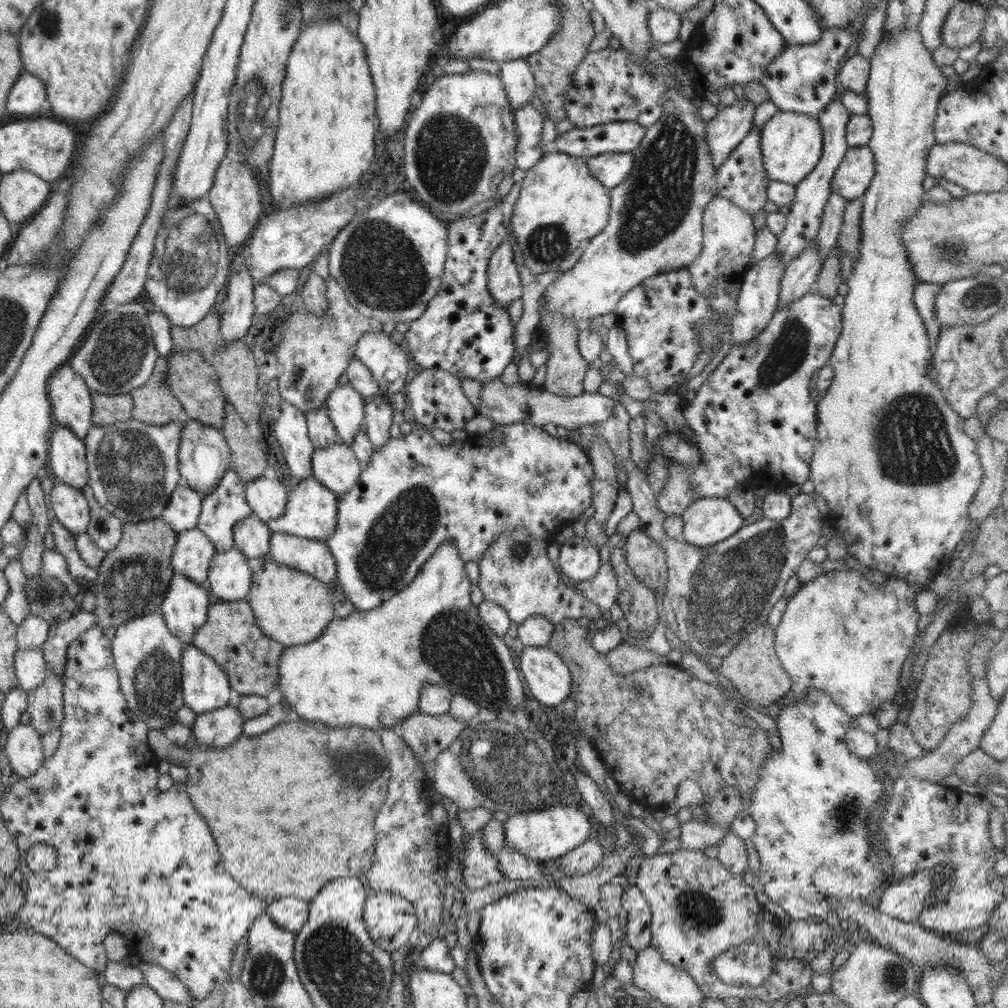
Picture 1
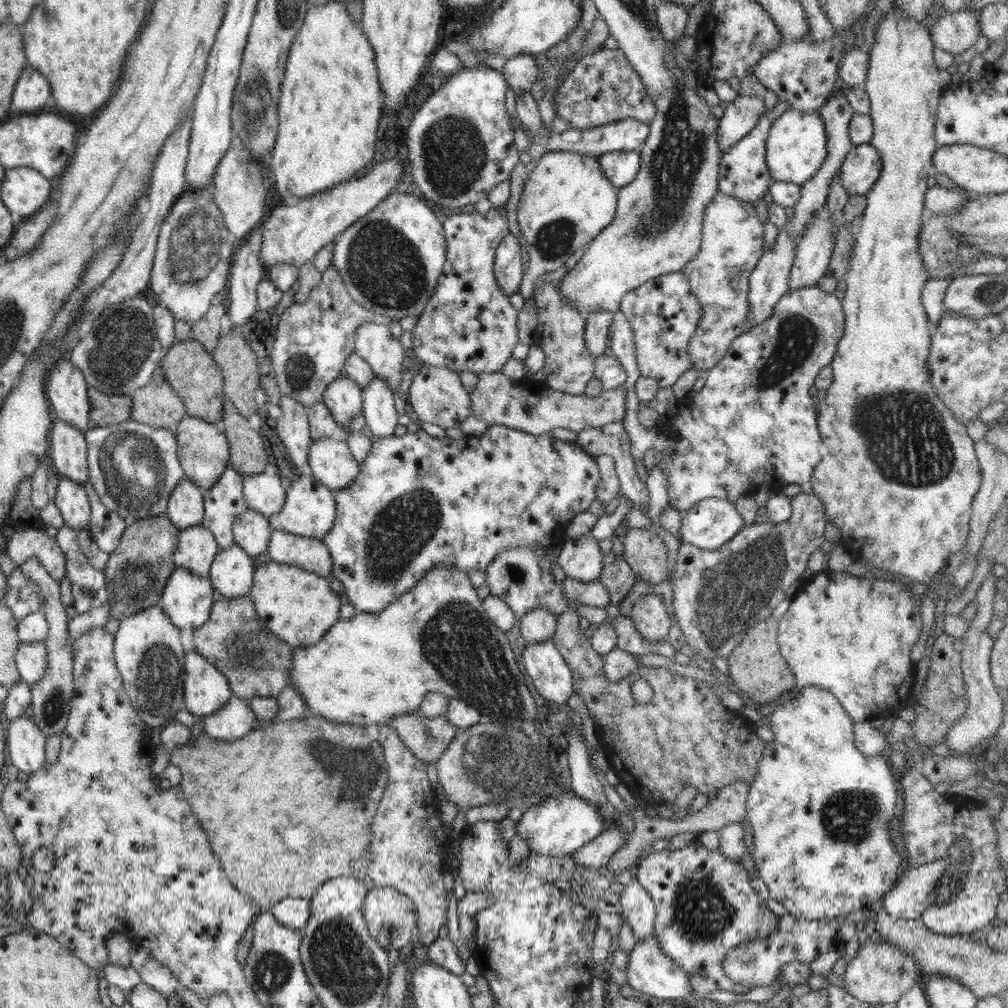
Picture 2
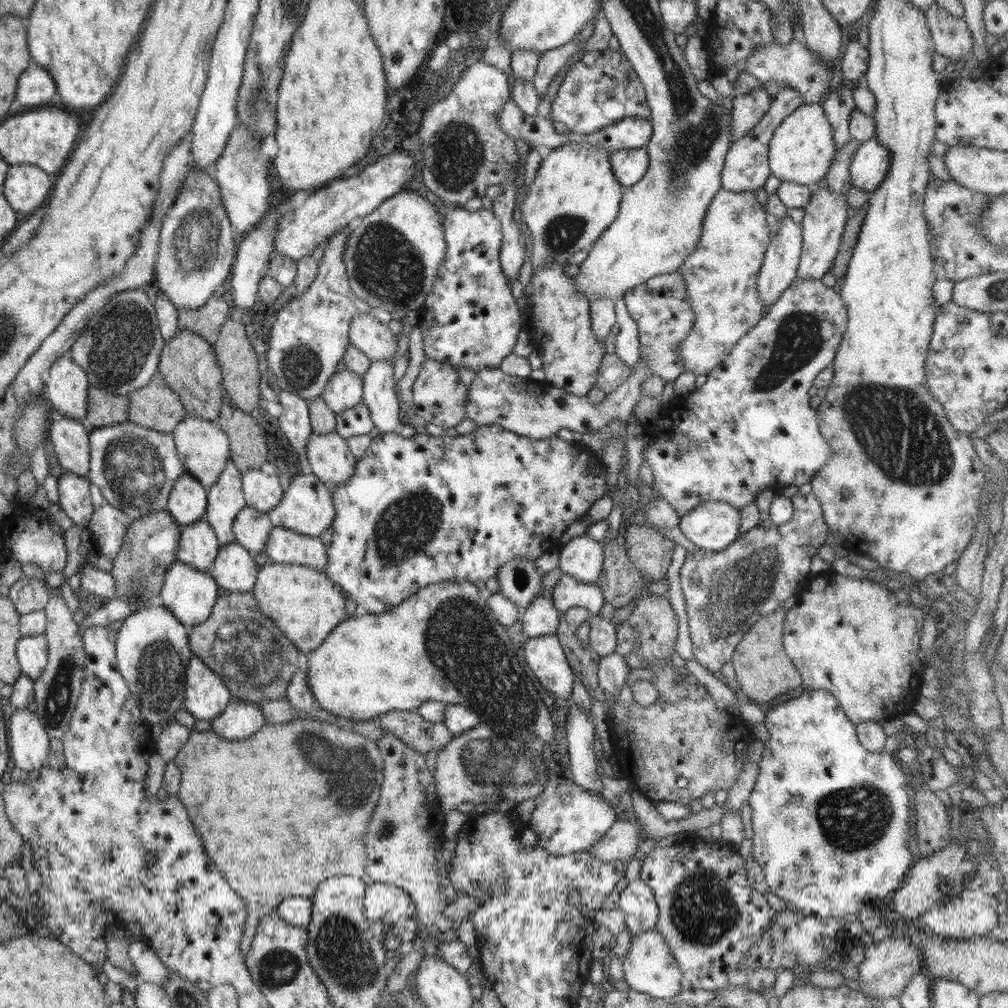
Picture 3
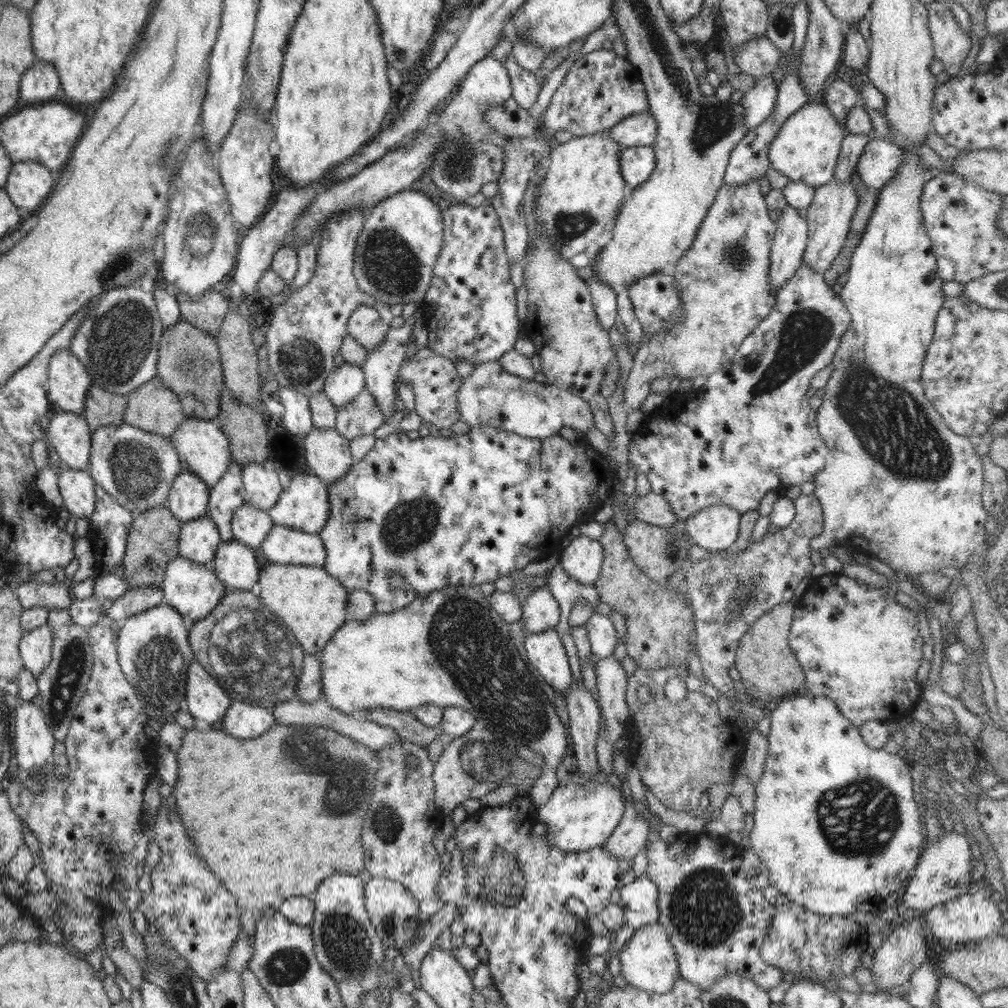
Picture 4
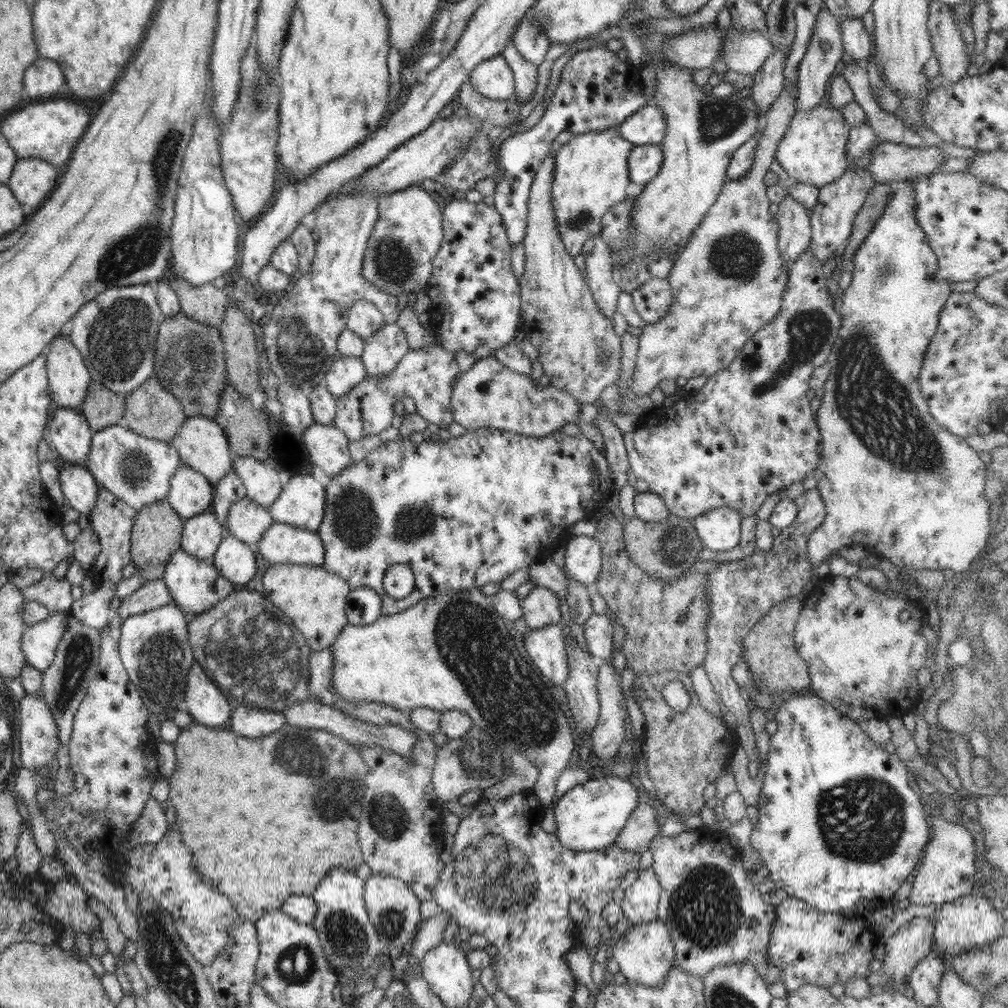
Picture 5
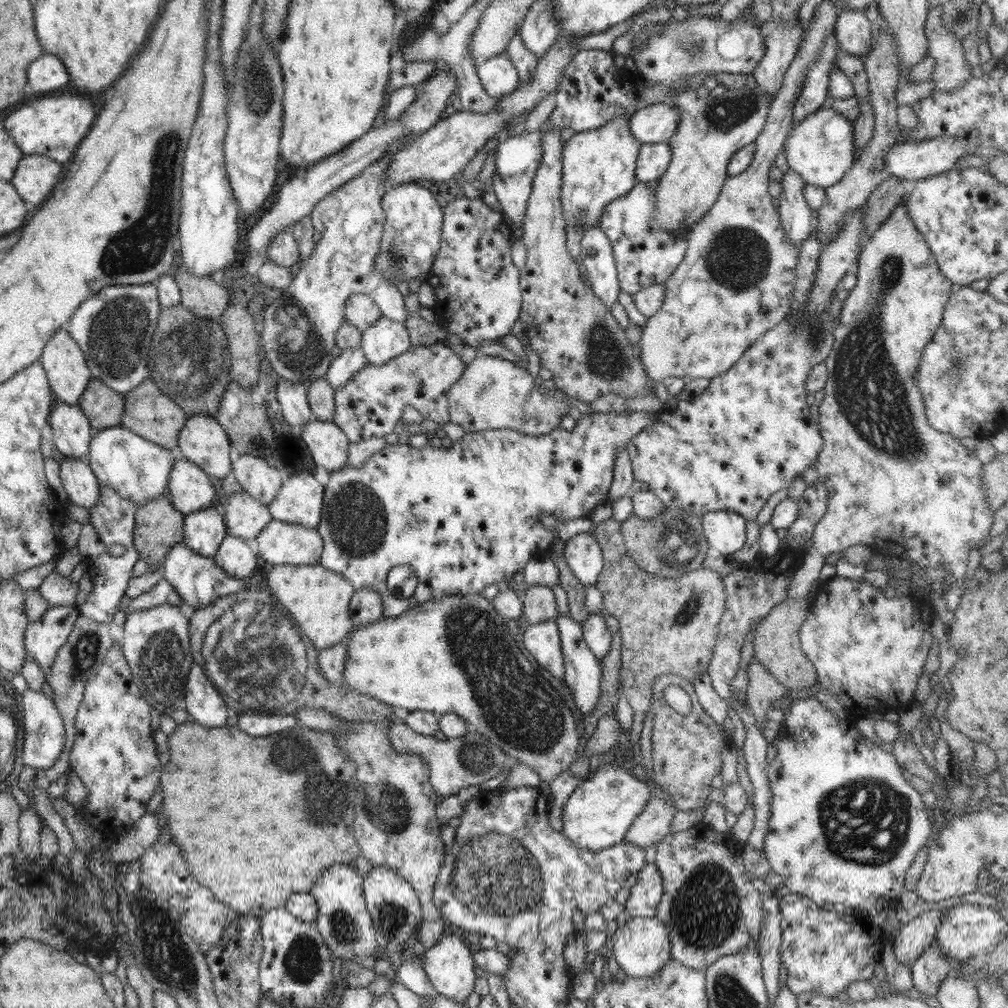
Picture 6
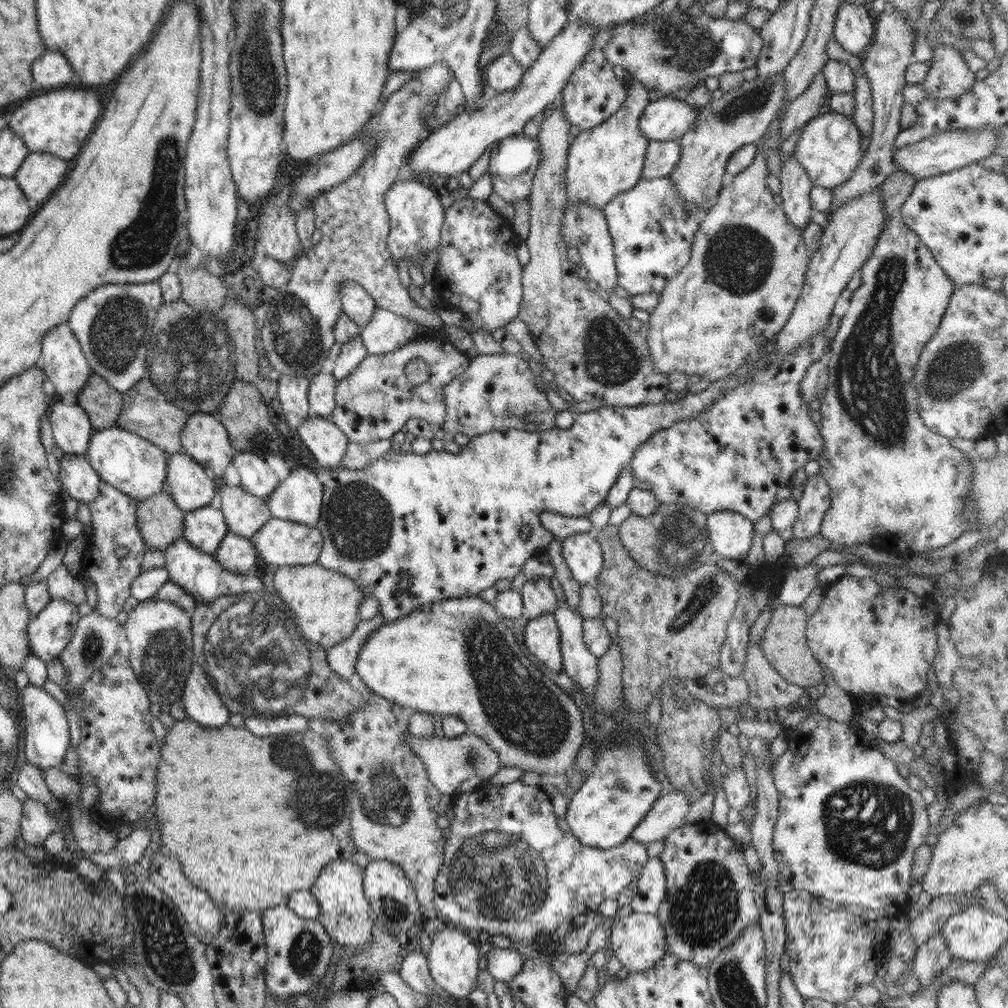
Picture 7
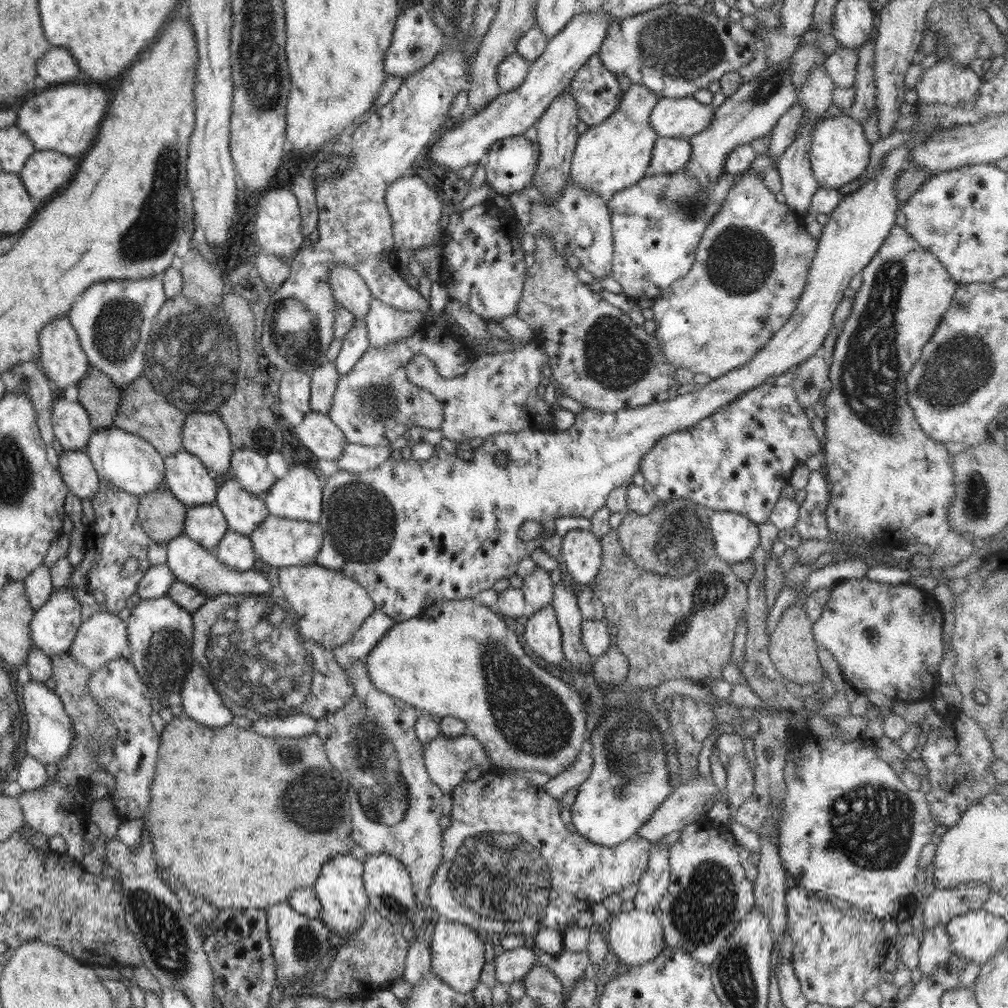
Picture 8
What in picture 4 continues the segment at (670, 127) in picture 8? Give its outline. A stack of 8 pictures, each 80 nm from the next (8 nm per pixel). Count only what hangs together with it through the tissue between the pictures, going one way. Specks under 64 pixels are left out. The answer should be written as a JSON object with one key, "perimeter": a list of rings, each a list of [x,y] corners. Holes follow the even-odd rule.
{"perimeter":[[[650,112],[621,119],[621,123],[601,133],[610,137],[620,149],[651,146],[658,136],[658,125]]]}

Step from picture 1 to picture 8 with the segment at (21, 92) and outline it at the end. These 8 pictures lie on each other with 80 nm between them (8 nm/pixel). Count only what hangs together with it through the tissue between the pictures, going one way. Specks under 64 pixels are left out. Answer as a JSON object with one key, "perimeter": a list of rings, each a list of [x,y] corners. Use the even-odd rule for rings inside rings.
{"perimeter":[[[62,47],[46,52],[36,64],[38,80],[43,86],[62,85],[62,82],[76,78],[80,71],[70,51]]]}

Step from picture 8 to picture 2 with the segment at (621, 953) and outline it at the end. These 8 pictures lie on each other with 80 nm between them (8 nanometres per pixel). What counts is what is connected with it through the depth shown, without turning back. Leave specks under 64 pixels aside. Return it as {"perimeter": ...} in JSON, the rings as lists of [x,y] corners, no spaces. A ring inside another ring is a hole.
{"perimeter":[[[653,936],[640,942],[636,941],[633,950],[629,952],[627,969],[622,980],[644,999],[655,1003],[686,999],[685,1004],[689,1004],[688,998],[693,994],[687,974],[662,952],[659,942]]]}

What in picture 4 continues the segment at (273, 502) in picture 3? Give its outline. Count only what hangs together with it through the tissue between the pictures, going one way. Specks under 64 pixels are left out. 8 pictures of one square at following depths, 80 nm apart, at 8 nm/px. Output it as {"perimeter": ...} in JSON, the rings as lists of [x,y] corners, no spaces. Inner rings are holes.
{"perimeter":[[[254,462],[242,464],[240,468],[245,486],[245,502],[264,511],[272,508],[283,491],[276,471],[267,470],[263,464]]]}

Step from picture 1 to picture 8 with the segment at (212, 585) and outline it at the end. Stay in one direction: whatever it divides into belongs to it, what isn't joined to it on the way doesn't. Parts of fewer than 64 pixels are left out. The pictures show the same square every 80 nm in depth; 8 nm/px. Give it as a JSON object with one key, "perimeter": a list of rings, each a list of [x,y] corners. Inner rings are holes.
{"perimeter":[[[228,530],[213,553],[222,564],[238,572],[252,569],[258,557],[247,536]]]}

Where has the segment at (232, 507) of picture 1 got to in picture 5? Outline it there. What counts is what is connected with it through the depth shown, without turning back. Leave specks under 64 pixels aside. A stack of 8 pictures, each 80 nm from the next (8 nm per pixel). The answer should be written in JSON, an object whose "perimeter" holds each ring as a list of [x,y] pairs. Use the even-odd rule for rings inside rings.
{"perimeter":[[[232,470],[225,474],[218,484],[213,487],[213,502],[211,504],[211,512],[216,515],[218,522],[227,528],[227,518],[230,507],[244,497],[246,489],[240,477]]]}

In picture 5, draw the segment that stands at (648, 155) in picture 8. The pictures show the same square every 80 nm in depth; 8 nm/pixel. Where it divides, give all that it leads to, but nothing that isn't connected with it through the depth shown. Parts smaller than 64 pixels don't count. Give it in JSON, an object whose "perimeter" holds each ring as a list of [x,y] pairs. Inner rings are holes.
{"perimeter":[[[613,127],[598,133],[573,135],[570,142],[558,150],[551,203],[560,239],[570,256],[578,256],[584,243],[600,234],[603,216],[611,206],[625,200],[626,187],[630,184],[628,155],[634,146]]]}

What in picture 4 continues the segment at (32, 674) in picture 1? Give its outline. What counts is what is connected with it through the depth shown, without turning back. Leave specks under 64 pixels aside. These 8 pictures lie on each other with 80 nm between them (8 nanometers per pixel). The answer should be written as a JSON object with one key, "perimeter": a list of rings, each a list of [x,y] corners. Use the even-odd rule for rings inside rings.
{"perimeter":[[[48,624],[28,632],[24,631],[19,644],[24,669],[37,677],[50,664],[52,640],[54,638]]]}

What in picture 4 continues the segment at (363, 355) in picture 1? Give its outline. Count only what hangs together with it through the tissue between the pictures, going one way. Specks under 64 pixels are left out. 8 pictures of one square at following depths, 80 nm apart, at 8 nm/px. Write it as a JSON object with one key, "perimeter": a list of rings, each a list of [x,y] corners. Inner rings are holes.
{"perimeter":[[[361,306],[350,315],[347,322],[347,334],[352,336],[368,352],[375,350],[385,341],[389,327],[380,318],[377,310]]]}

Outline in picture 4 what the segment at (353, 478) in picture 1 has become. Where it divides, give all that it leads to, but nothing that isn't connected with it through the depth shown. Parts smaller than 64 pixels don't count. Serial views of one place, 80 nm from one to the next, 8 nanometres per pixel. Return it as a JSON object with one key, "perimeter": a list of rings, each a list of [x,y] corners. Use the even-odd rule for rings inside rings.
{"perimeter":[[[315,428],[302,440],[305,451],[303,458],[314,474],[320,479],[332,484],[342,478],[354,461],[349,449],[349,440],[335,428]]]}

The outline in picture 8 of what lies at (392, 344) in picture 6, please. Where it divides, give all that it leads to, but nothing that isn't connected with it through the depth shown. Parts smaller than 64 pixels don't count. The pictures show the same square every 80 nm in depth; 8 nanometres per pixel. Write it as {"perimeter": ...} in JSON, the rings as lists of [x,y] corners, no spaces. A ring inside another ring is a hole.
{"perimeter":[[[373,298],[365,316],[369,346],[380,348],[410,336],[424,325],[423,312],[400,311],[393,306]]]}

